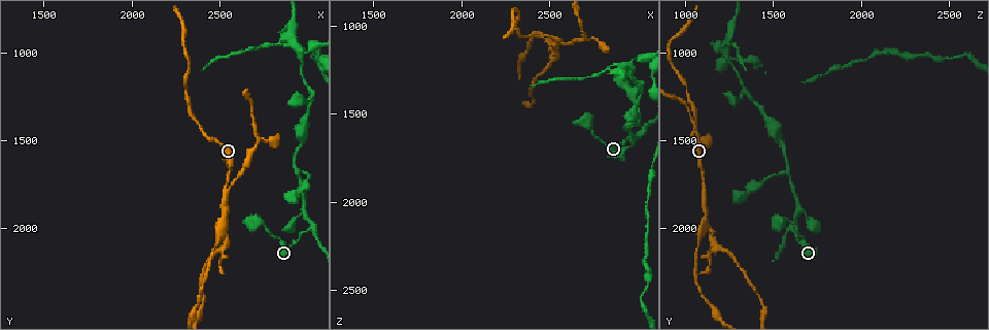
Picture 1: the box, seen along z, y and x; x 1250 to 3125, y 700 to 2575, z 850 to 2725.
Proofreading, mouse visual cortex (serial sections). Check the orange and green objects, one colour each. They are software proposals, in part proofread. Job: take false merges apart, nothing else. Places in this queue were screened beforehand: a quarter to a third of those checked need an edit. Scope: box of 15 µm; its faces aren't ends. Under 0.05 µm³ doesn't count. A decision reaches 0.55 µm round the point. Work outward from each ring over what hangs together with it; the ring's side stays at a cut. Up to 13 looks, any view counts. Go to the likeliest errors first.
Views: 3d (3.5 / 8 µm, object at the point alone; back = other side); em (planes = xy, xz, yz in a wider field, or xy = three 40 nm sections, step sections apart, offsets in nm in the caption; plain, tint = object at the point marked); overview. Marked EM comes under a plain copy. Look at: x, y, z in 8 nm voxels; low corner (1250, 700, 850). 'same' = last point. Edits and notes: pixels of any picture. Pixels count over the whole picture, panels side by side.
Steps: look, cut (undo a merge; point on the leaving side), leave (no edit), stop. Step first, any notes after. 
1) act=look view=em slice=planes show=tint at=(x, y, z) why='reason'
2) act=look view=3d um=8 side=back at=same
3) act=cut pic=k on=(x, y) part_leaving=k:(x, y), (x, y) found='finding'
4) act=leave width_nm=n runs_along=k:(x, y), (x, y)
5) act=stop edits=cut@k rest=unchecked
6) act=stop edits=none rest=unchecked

act=look view=em slice=xy step=1 show=tint at=(2530, 1960, 1110) why='arms part here'

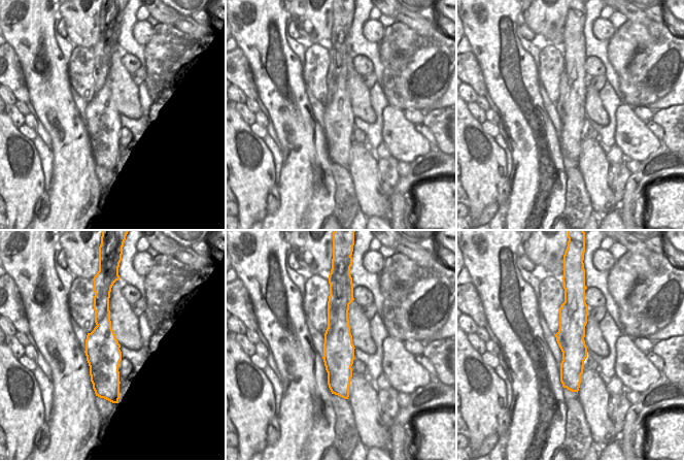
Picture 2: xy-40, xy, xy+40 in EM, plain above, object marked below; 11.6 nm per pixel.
act=look view=3d um=3.5 at=same why='see where the arms go'

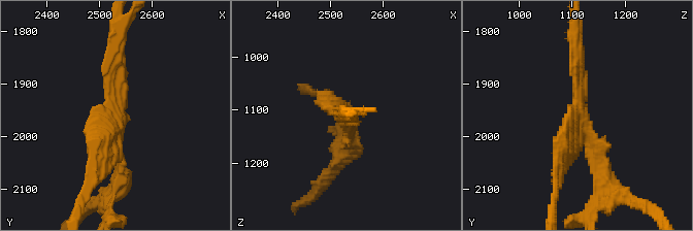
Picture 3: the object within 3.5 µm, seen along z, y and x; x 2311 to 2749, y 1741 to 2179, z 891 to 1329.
act=cut pic=3 on=(125, 179) arm_widths_nm=150,200,200 found='two cells meet here'

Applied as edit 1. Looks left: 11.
act=look view=overview

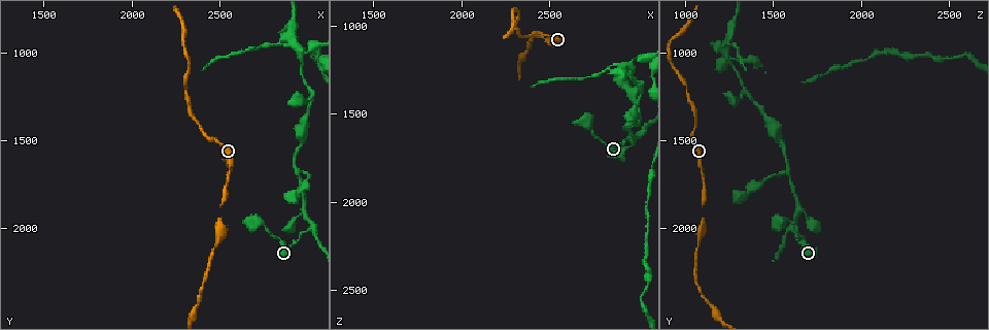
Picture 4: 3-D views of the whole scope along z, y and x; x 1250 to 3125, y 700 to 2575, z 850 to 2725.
act=look view=3d um=8 at=(2980, 2010, 1630) why='three arms meet'

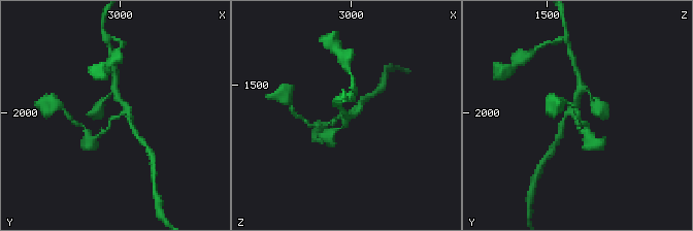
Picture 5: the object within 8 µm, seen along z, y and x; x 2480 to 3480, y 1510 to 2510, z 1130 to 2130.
act=look view=em slice=planes show=tint at=(2990, 2020, 1630) why='now the EM'

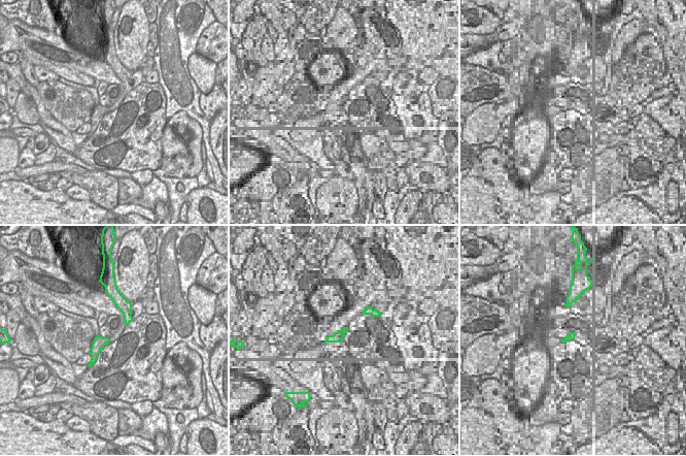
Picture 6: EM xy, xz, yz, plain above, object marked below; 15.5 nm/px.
act=leave arms=3 arm_widths_nm=150,150,200 runs_along=5:(97, 136), (124, 109), (116, 91) found='continuous, no second cell'

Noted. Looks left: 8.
act=look view=3d um=3.5 at=(2940, 1670, 1580) why='three-way junction'

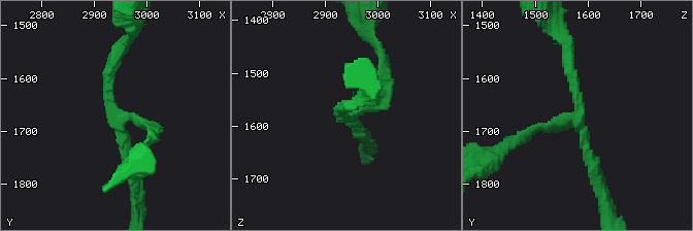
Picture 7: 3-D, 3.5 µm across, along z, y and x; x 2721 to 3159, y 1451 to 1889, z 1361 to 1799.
act=leave runs_along=7:(599, 185), (586, 153), (568, 58) found='all the same cell'

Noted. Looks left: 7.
act=look view=3d um=3.5 at=(2990, 990, 1180)

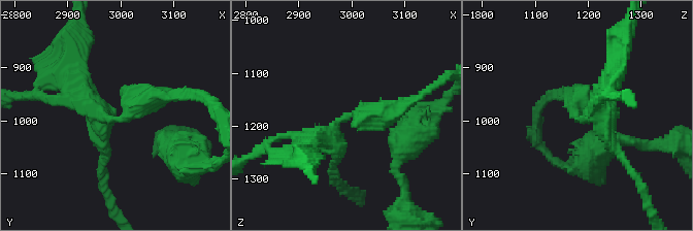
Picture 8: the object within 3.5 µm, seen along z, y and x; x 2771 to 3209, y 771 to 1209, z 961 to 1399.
act=look view=em slice=xy step=2 show=tint at=(2985, 1000, 1190)

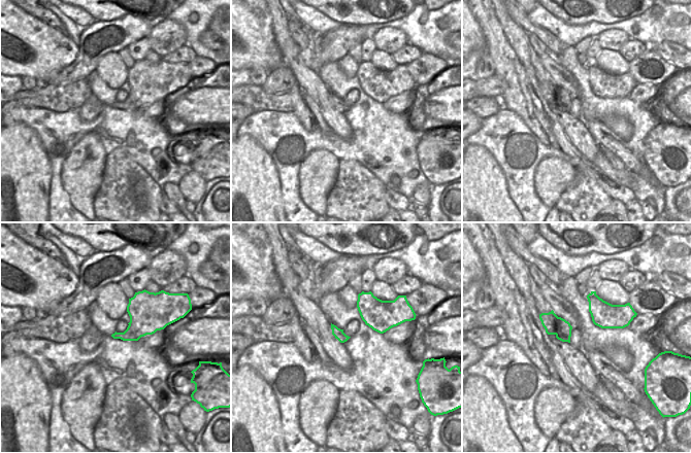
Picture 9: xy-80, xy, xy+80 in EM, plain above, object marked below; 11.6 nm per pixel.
act=cut pic=8 on=(130, 92) width_nm=120 found='a second cell is stuck on'

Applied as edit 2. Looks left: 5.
act=look view=3d um=8 at=(2960, 1280, 1270) why='abrupt turn'

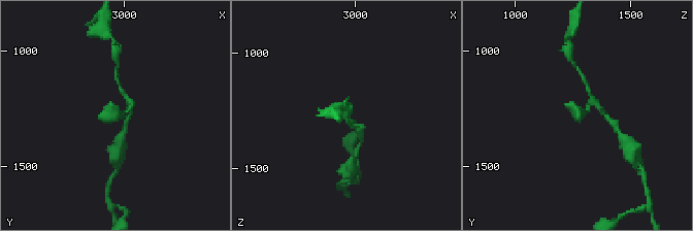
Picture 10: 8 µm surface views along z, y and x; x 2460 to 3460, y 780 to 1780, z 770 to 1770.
act=look view=3d um=3.5 at=(2960, 1270, 1280) why='zoom in'

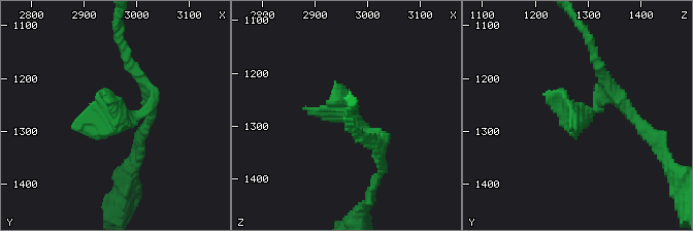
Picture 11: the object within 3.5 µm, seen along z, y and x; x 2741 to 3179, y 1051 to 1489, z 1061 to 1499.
act=look view=em slice=xy step=2 show=tint at=(2965, 1275, 1275) why='need the tissue'

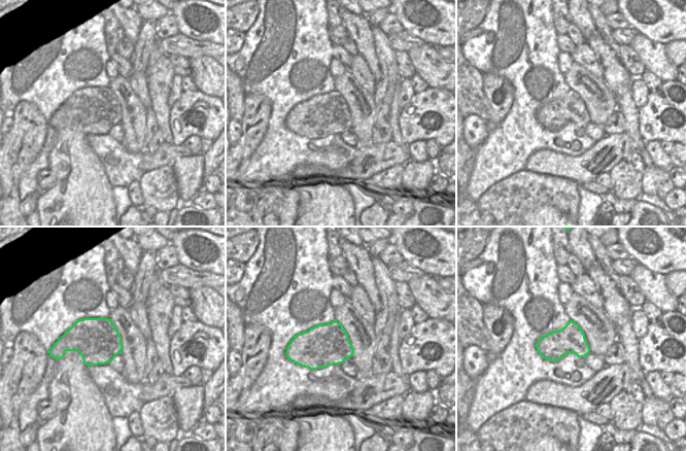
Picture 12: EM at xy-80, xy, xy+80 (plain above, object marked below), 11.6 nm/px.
act=leave width_nm=500 runs_along=11:(380, 154), (335, 83) found='all the same cell'

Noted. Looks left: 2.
act=stop edits=cut@3,cut@8 rest=unchecked

